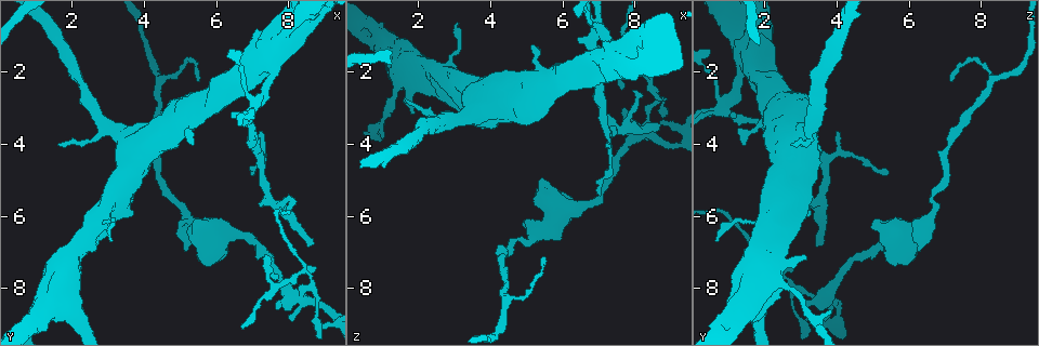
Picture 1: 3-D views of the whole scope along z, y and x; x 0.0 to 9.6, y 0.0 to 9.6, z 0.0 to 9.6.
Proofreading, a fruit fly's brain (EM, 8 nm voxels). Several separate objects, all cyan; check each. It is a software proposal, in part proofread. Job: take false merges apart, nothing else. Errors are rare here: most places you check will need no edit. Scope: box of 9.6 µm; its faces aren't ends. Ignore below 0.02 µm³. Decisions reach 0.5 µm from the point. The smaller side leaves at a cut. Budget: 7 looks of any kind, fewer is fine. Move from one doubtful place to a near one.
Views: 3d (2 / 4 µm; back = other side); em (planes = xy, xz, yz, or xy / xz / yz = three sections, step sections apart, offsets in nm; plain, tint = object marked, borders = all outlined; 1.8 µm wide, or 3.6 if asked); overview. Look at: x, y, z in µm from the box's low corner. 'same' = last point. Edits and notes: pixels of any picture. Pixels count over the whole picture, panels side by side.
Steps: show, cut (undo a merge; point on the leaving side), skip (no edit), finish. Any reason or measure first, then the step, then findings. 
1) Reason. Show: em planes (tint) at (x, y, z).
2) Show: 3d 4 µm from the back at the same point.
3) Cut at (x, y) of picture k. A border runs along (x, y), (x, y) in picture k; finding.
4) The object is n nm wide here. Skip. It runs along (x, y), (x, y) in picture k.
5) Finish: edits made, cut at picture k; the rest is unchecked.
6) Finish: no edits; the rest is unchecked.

Show: 3d 2 µm at (7.20, 4.45, 3.60).

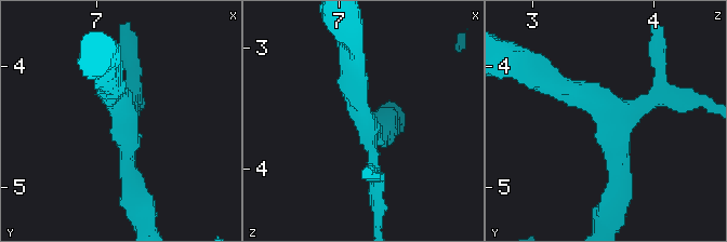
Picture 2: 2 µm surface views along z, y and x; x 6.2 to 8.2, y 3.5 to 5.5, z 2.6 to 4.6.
Now the EM. Show: em planes (plain) at (7.22, 4.44, 3.62).

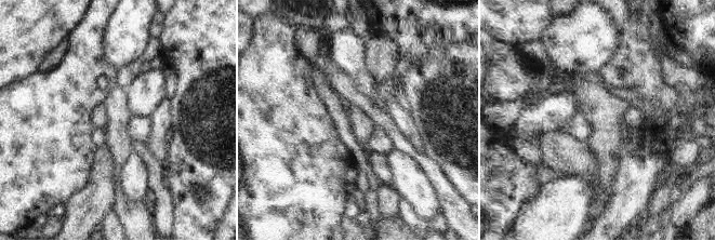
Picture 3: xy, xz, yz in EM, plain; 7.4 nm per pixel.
Show: em planes (tint) at the same point.

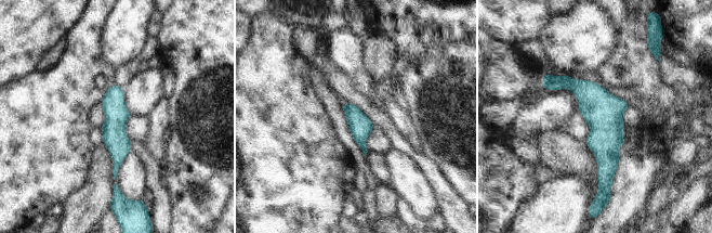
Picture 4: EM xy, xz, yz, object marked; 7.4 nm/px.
The object is 170 nm wide here. Skip. It runs along (549, 78), (574, 85), (604, 115), (604, 184) in picture 4; all the same neuron.

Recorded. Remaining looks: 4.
Branch point. Show: 3d 4 µm at (4.50, 2.25, 8.25).

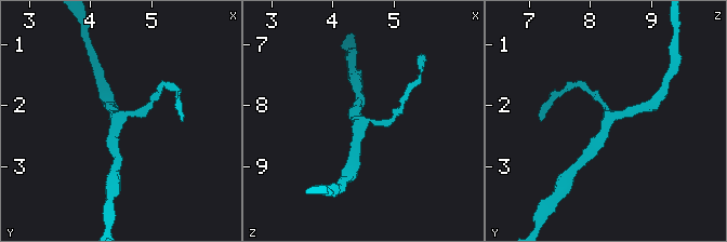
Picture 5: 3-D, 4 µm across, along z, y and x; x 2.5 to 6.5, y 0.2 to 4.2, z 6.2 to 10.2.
Show: em planes (borders) at (4.45, 2.25, 8.30).

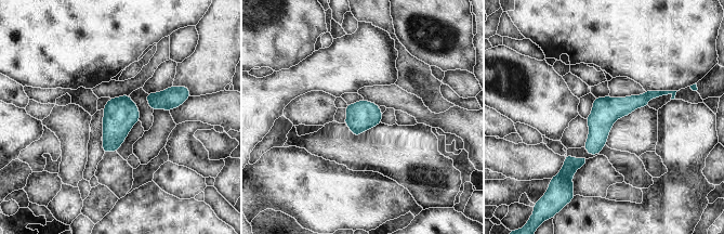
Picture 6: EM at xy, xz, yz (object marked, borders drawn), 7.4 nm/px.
The object is 220 nm wide here. Skip. Continuous, no second neuron.

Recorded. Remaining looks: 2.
Abrupt turn. Show: em planes (tint) at (8.45, 7.55, 2.35).

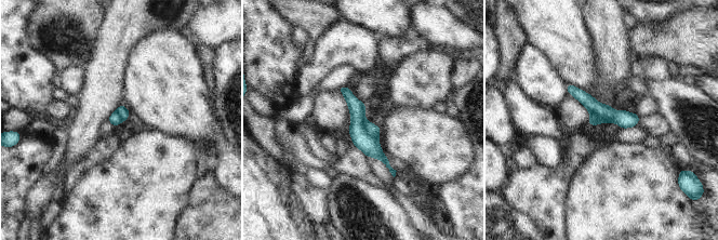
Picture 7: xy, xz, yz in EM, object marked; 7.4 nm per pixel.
Cut at (371, 147) of picture 7. A border runs along (363, 119), (363, 130), (377, 141) in picture 7; two neurons meet here.

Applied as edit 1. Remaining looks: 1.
Finish: edits made, cut at picture 7; the rest is unchecked.

